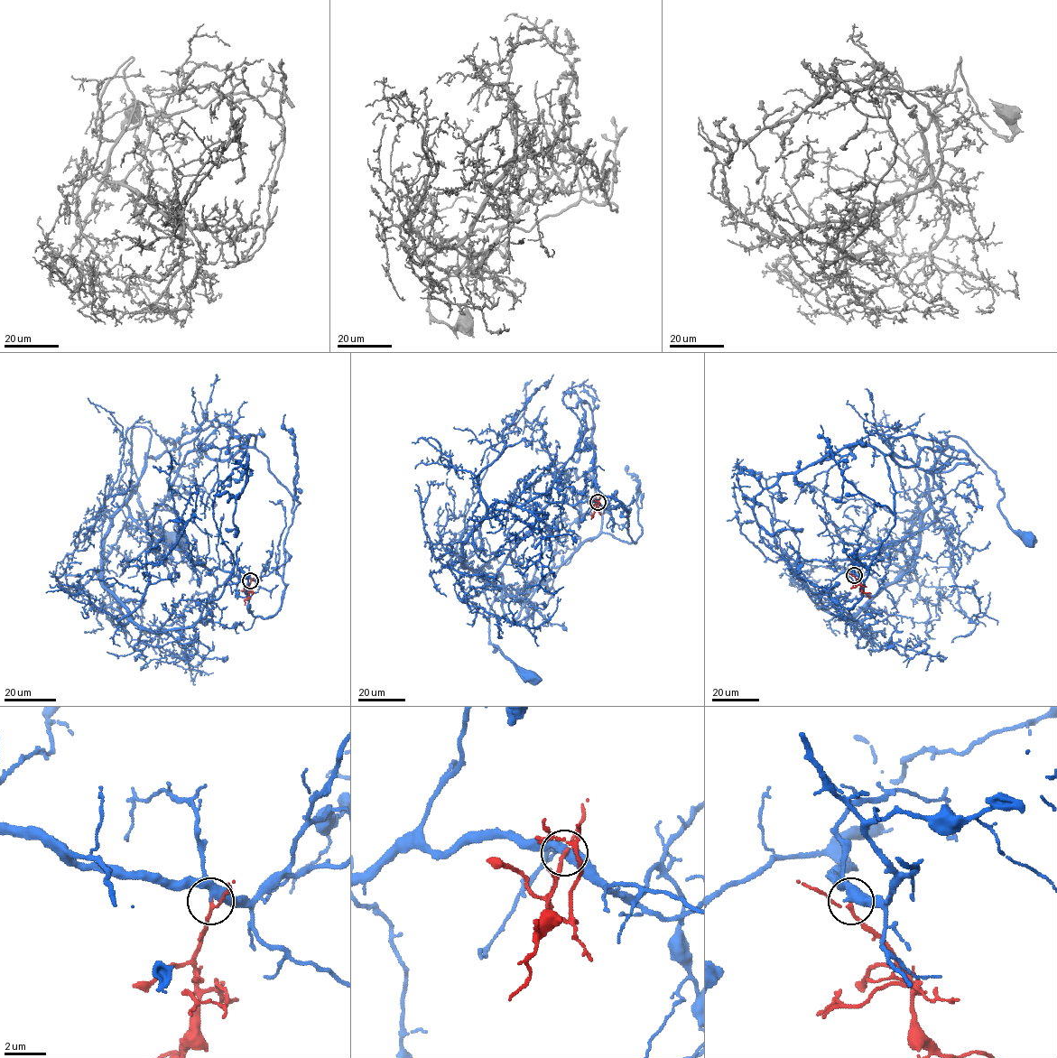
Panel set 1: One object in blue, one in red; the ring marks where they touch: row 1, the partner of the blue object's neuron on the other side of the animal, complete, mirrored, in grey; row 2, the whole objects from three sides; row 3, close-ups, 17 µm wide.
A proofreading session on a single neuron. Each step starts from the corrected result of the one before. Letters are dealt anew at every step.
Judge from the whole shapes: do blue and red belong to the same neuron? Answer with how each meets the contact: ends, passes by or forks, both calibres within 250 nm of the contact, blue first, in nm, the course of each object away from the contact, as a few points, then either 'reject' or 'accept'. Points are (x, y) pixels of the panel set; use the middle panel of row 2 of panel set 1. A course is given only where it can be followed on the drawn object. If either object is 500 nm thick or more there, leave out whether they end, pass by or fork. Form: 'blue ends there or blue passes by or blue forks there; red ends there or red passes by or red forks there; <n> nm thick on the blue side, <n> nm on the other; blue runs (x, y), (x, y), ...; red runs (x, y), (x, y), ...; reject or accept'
blue passes by; red passes by; 380 nm thick on the blue side, 140 nm on the other; blue runs (597, 502), (549, 503), (485, 580), (500, 573), (507, 594), (489, 610), (494, 652), (533, 675); red runs (597, 502), (592, 518); accept

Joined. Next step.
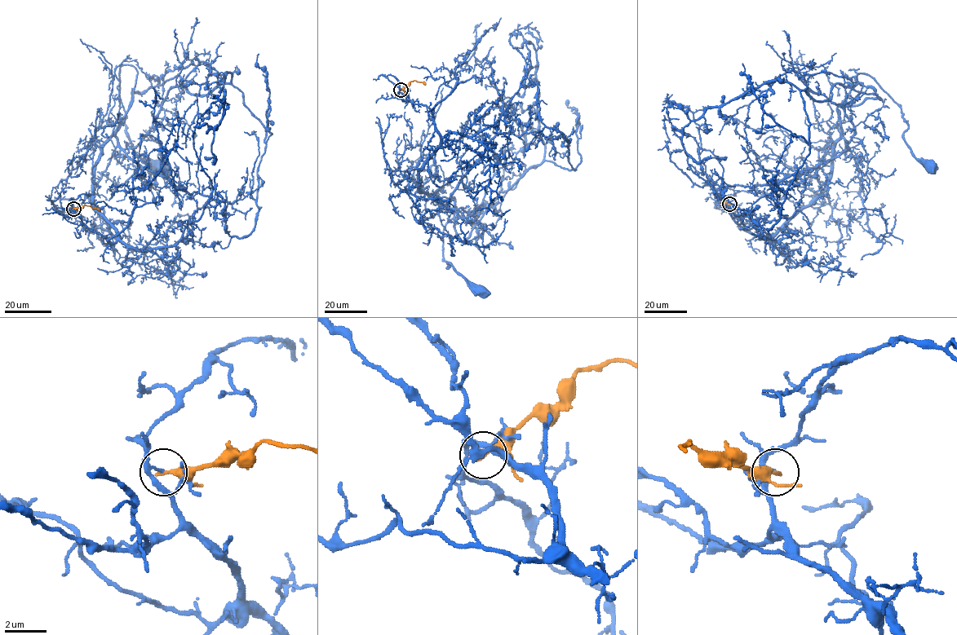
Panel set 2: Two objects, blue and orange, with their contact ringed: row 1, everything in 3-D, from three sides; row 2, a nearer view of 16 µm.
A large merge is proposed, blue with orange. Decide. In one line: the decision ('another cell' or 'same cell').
another cell

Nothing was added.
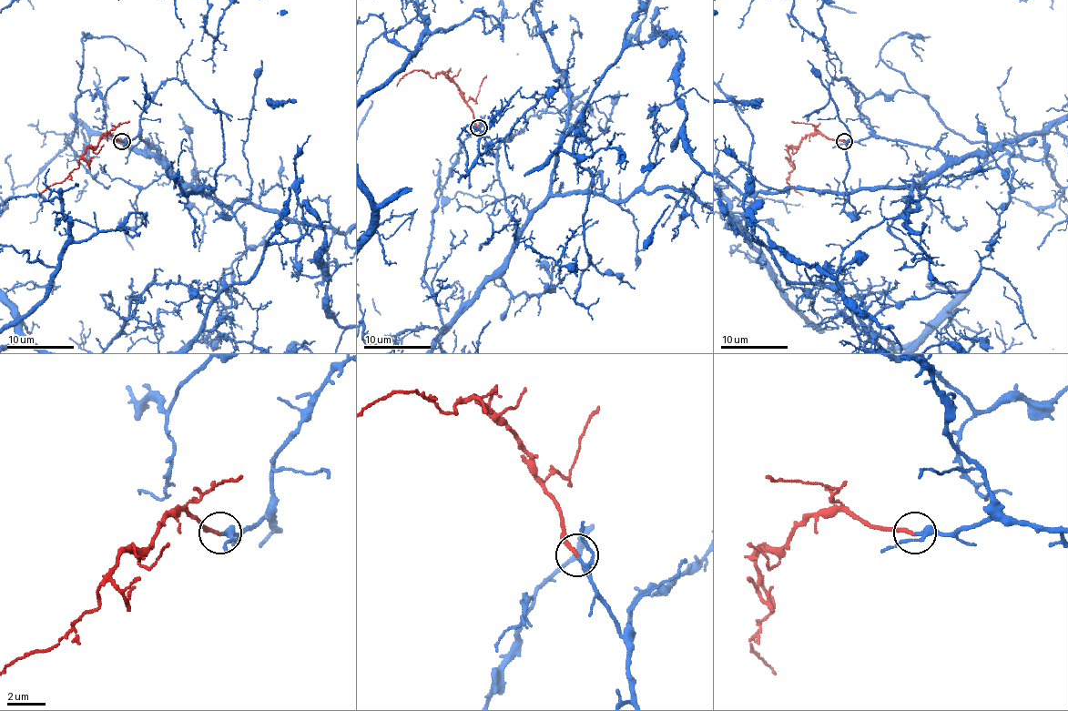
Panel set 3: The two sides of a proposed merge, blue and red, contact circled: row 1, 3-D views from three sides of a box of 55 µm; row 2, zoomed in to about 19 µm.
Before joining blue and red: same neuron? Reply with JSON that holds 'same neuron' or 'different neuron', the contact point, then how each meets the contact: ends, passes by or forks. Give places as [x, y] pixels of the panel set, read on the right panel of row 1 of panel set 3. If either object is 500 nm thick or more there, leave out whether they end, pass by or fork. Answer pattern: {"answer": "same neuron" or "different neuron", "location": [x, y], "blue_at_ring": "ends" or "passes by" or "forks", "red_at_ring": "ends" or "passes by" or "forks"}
{"answer": "same neuron", "location": [844, 141], "blue_at_ring": "passes by", "red_at_ring": "ends"}

